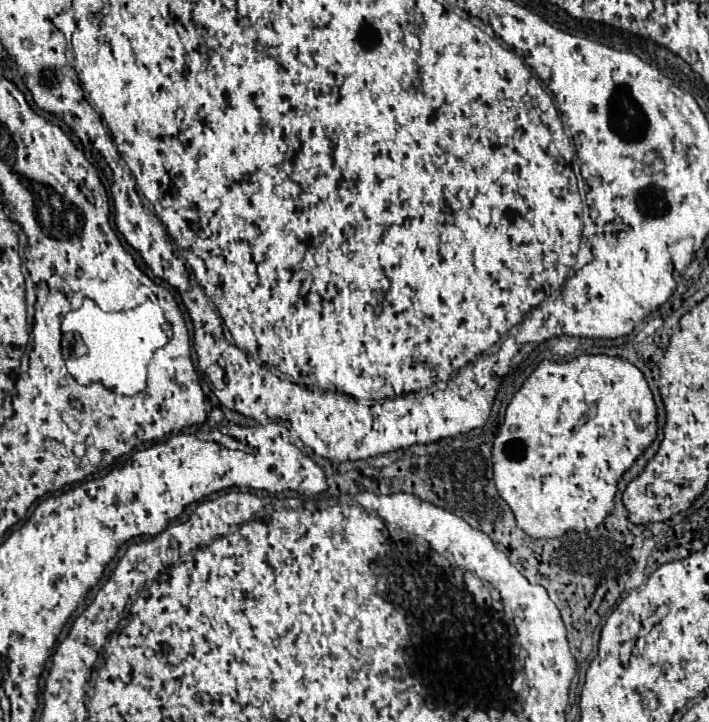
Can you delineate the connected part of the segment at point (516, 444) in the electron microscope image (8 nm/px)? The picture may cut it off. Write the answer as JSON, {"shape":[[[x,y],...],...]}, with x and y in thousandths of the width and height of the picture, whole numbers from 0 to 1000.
{"shape":[[[821,490],[804,501],[781,501],[781,499],[764,499],[759,510],[745,521],[745,526],[736,532],[736,537],[725,546],[714,565],[711,587],[705,590],[705,598],[697,609],[694,618],[694,645],[697,645],[697,670],[702,684],[717,695],[728,715],[731,731],[736,731],[745,742],[750,745],[790,745],[801,737],[824,737],[824,734],[838,734],[846,729],[855,715],[866,706],[866,687],[869,687],[869,673],[877,662],[877,657],[906,632],[906,626],[920,615],[920,609],[928,601],[925,590],[925,573],[928,565],[922,560],[920,540],[908,524],[908,518],[886,499],[869,496],[869,493],[852,493],[852,490]]]}

